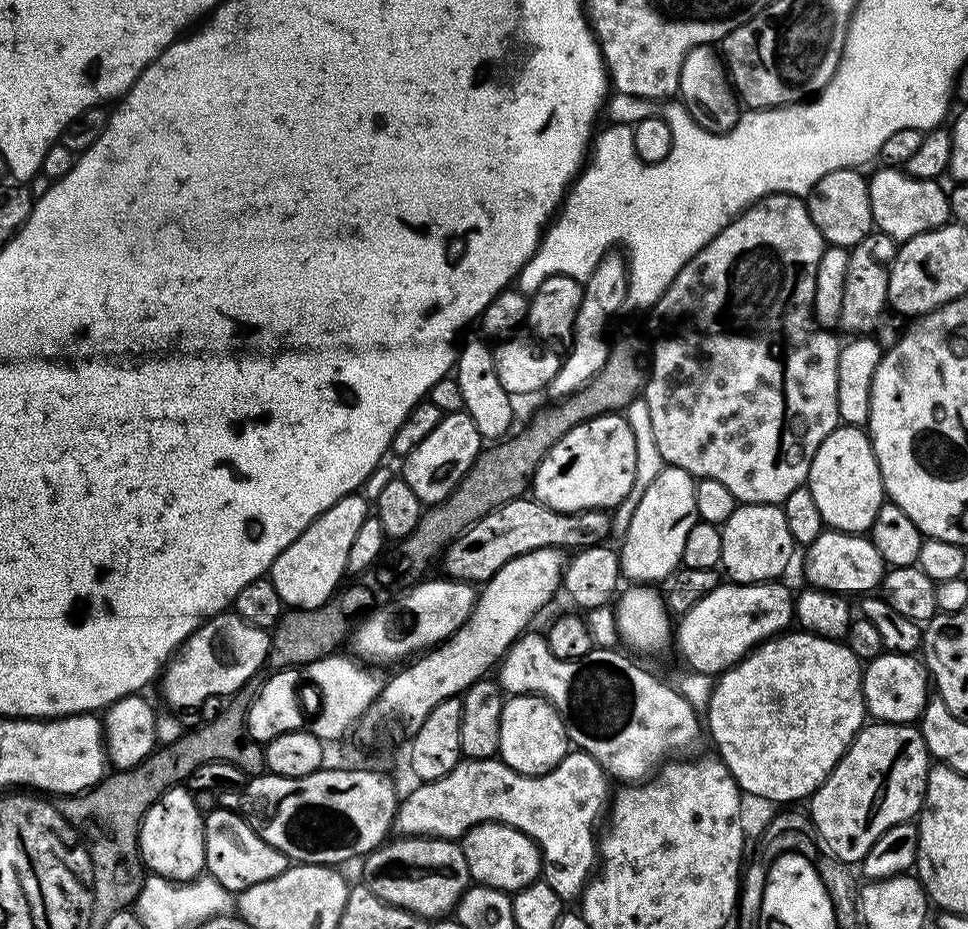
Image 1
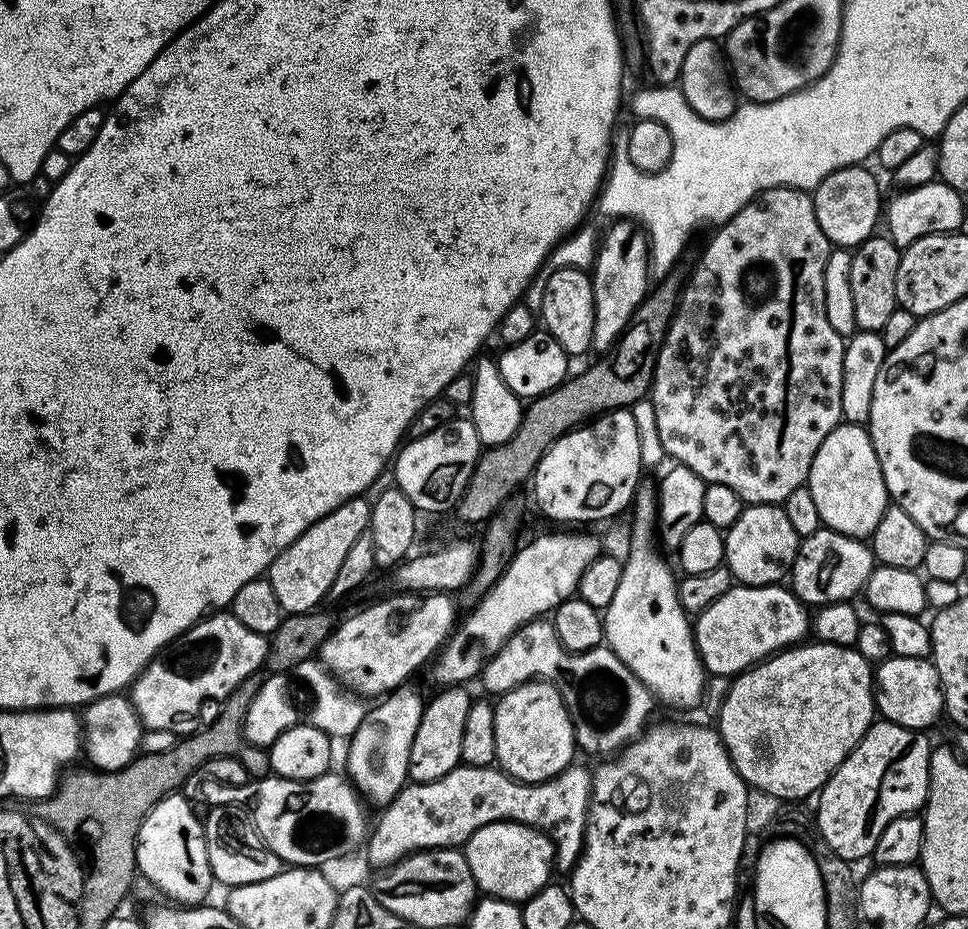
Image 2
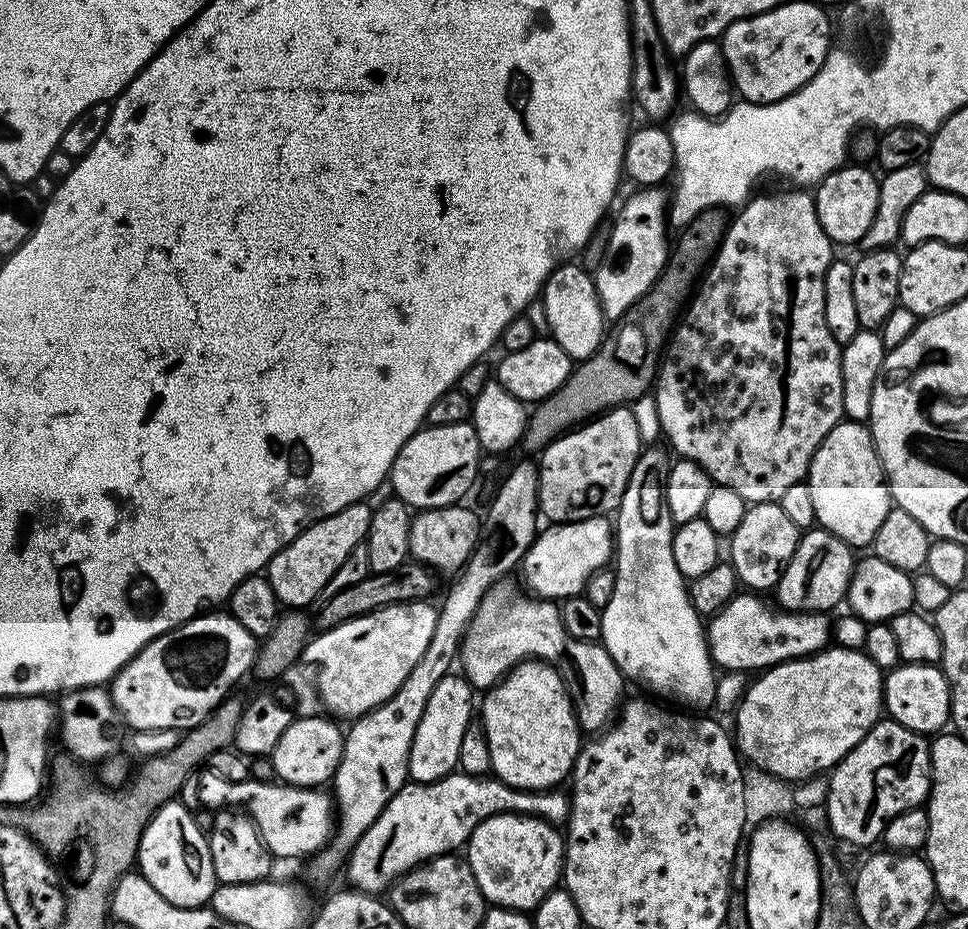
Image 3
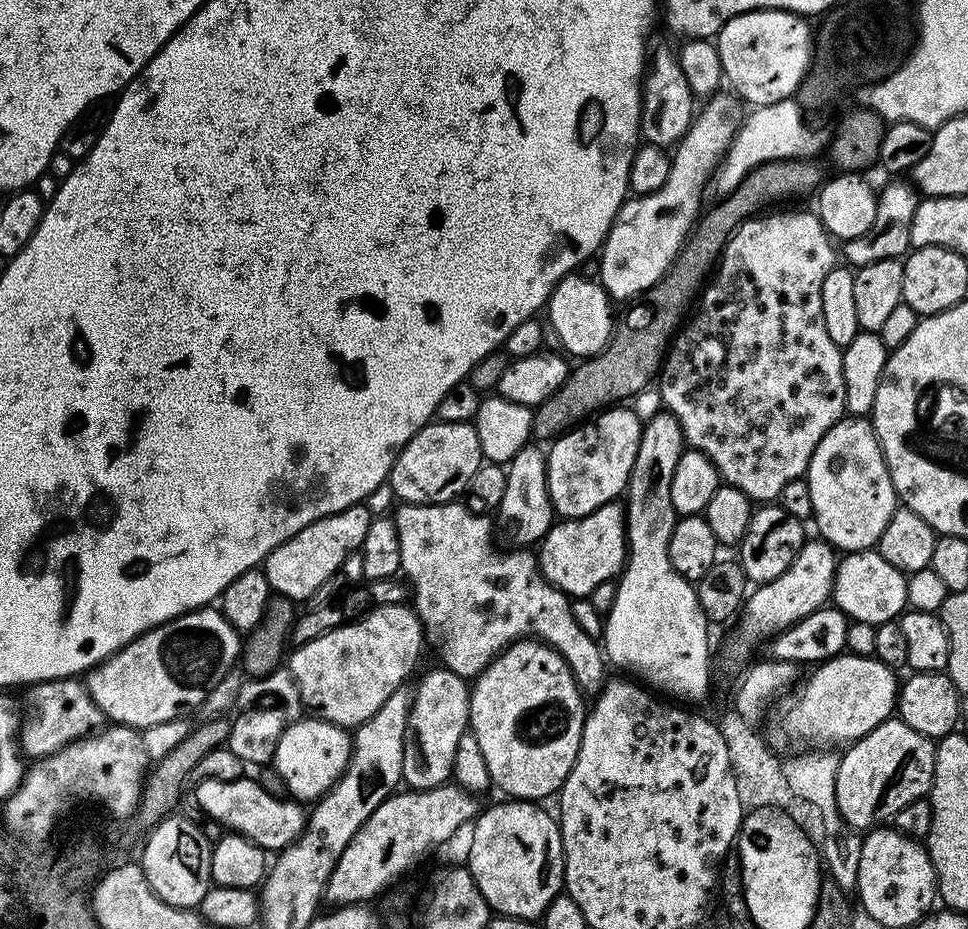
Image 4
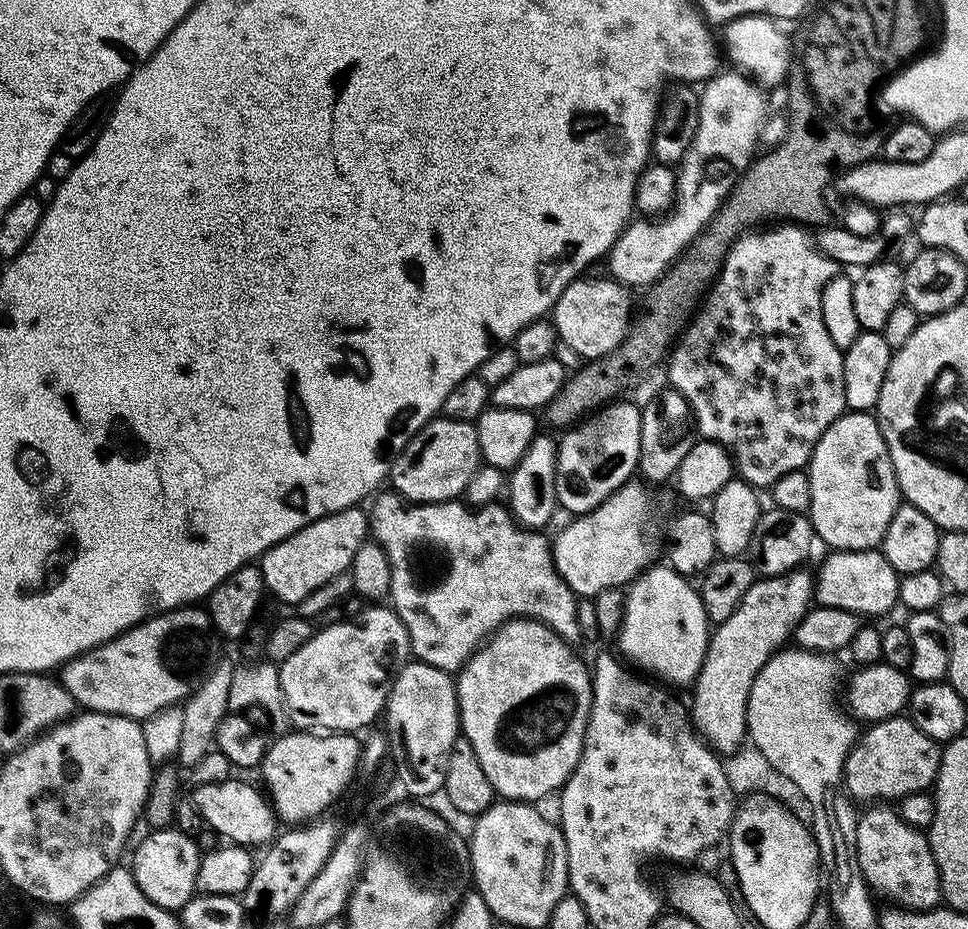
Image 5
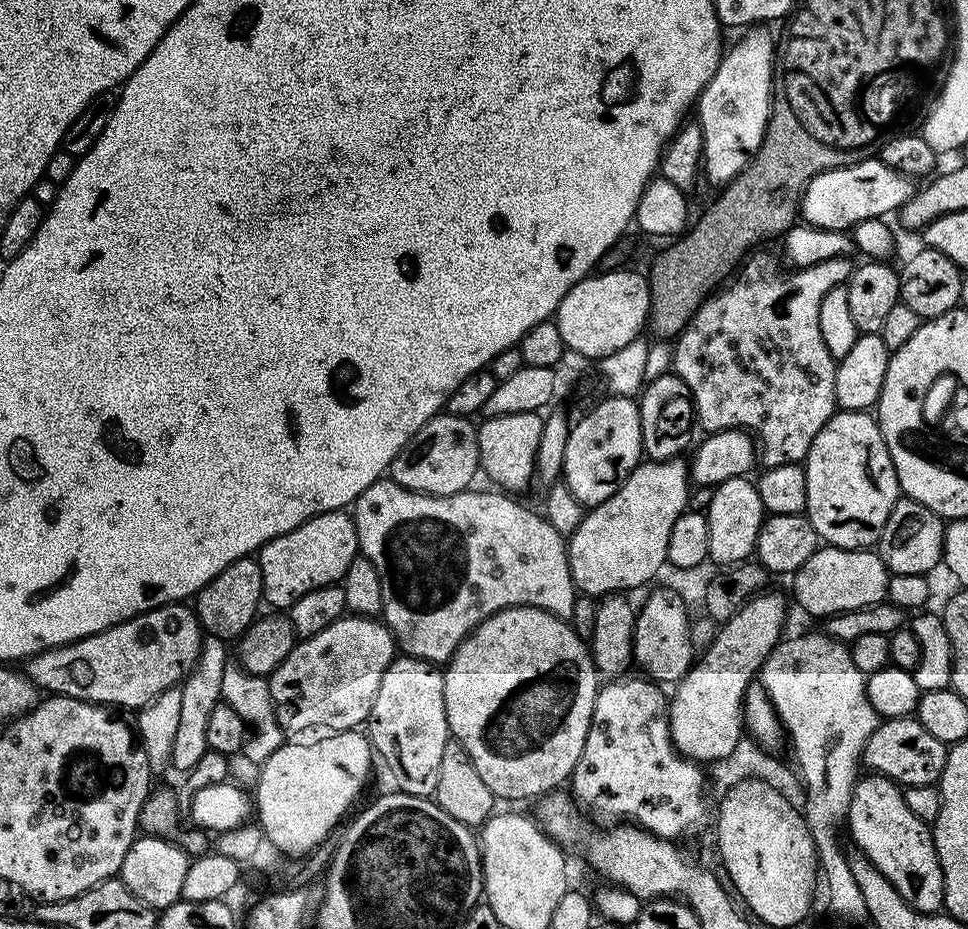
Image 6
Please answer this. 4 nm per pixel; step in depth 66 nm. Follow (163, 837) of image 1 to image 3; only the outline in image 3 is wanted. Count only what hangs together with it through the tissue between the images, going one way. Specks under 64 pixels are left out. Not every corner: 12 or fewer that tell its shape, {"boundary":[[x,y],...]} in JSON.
{"boundary":[[164,804],[139,833],[138,871],[179,908],[218,881],[208,836]]}

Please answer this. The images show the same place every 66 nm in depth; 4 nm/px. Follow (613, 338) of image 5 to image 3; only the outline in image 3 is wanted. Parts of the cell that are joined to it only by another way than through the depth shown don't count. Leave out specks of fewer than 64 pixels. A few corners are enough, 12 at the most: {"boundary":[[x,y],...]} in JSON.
{"boundary":[[565,262],[542,289],[551,339],[574,362],[604,341],[596,281]]}

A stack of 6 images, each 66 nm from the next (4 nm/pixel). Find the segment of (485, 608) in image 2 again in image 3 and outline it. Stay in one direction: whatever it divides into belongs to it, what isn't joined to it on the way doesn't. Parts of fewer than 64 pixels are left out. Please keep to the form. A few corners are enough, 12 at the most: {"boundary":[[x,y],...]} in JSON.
{"boundary":[[608,516],[547,525],[522,561],[537,597],[563,602],[609,567]]}

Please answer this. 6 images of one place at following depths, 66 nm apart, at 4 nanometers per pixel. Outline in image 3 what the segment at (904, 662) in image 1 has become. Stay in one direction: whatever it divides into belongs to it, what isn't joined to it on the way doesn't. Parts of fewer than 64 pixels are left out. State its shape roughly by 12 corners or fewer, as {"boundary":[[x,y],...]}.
{"boundary":[[905,664],[884,676],[891,719],[921,734],[947,729],[943,667]]}

